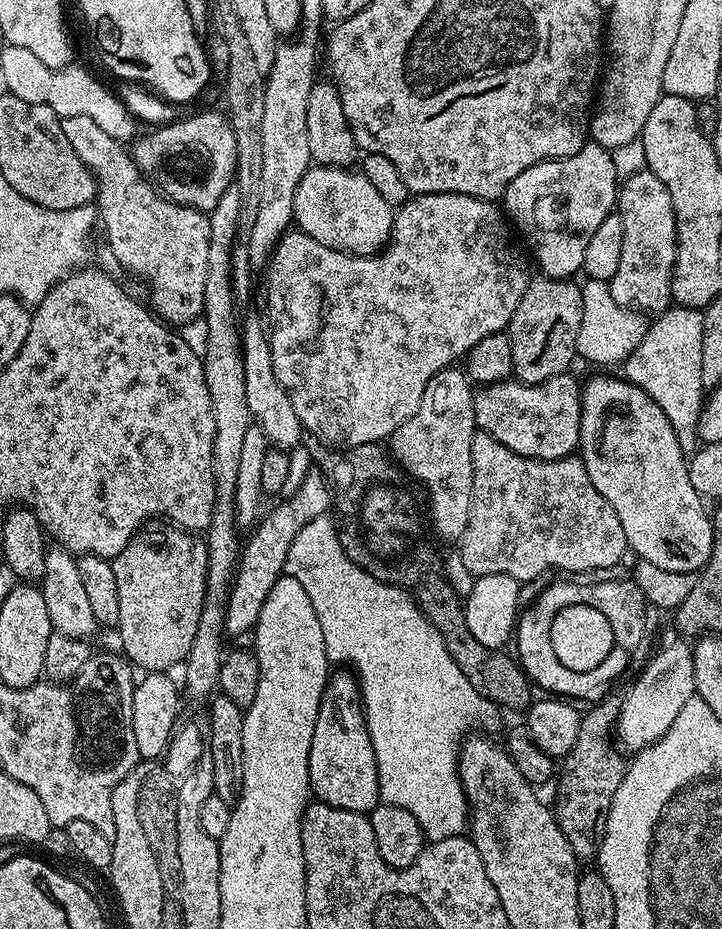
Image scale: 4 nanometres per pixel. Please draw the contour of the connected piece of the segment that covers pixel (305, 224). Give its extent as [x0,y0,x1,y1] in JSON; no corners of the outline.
[292,166,394,256]

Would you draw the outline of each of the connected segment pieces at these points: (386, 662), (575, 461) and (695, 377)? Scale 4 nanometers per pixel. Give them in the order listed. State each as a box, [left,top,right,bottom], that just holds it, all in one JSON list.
[[284,515,494,841],[458,431,629,582],[622,307,706,454]]

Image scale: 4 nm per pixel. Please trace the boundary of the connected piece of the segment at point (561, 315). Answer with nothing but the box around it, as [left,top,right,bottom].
[506,274,583,384]

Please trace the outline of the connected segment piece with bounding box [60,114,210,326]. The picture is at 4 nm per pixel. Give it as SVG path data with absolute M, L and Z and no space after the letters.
M83 114L65 116L61 119L62 134L66 134L74 154L82 158L84 165L92 171L97 182L95 207L98 209L98 220L104 224L108 235L108 248L112 256L128 272L141 276L148 283L148 296L152 299L150 308L159 319L172 326L188 324L199 317L204 310L204 291L206 290L206 270L210 258L210 226L205 213L175 204L161 196L159 191L141 174L129 149L110 134L105 134L91 118Z

